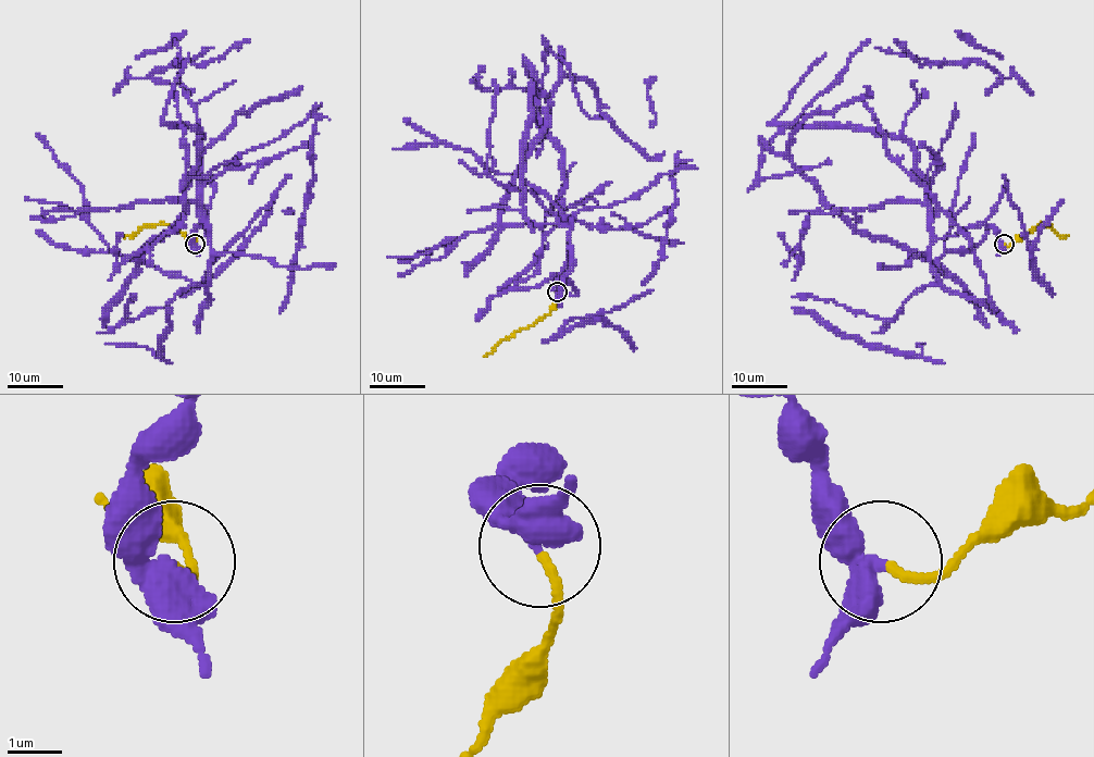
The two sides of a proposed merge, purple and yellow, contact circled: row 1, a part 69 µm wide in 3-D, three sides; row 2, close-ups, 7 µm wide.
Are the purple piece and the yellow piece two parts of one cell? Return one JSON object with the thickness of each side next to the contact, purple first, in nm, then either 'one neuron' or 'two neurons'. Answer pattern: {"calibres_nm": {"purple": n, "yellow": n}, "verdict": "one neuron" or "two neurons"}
{"calibres_nm": {"purple": 440, "yellow": 160}, "verdict": "two neurons"}

